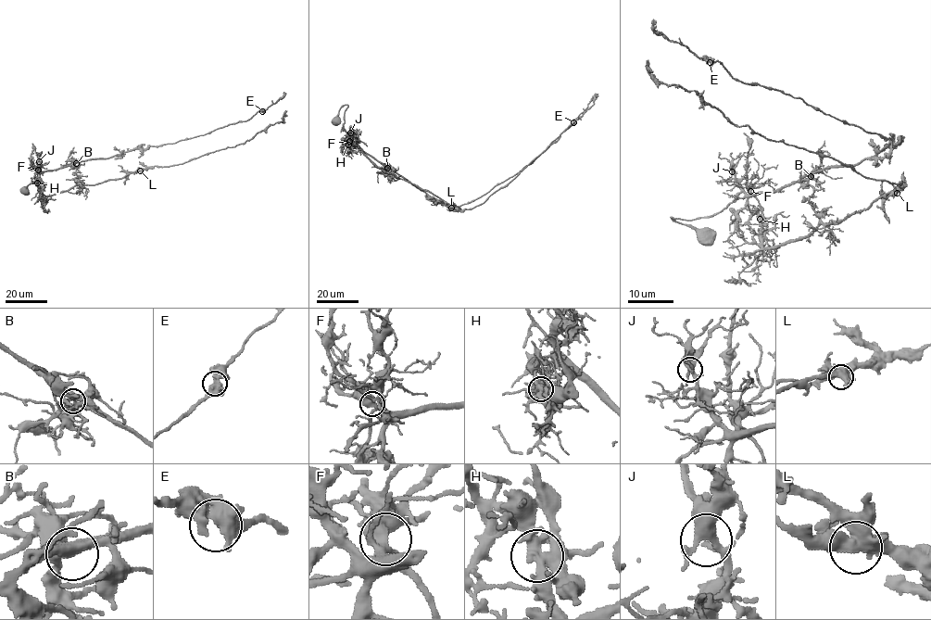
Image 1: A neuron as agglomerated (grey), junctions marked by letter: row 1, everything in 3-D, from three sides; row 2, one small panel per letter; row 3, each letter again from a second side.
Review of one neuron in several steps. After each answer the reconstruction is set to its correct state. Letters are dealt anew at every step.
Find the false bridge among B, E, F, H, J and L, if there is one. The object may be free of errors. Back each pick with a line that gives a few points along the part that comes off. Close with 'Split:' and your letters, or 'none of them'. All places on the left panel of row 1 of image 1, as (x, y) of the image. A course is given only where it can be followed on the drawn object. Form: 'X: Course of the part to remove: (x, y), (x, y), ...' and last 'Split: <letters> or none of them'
H: Course of the part to remove: (37, 183), (44, 195), (52, 196), (155, 166), (182, 164), (249, 141), (283, 121), (286, 111)
Split: H

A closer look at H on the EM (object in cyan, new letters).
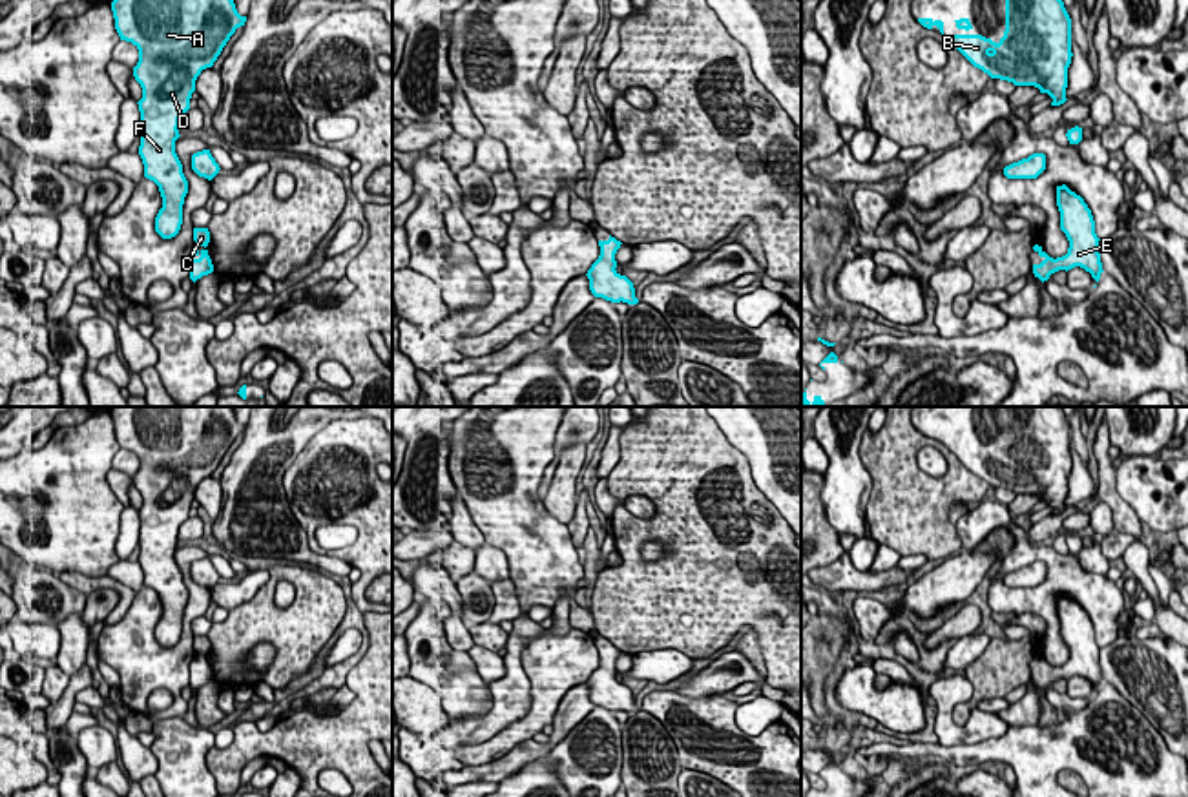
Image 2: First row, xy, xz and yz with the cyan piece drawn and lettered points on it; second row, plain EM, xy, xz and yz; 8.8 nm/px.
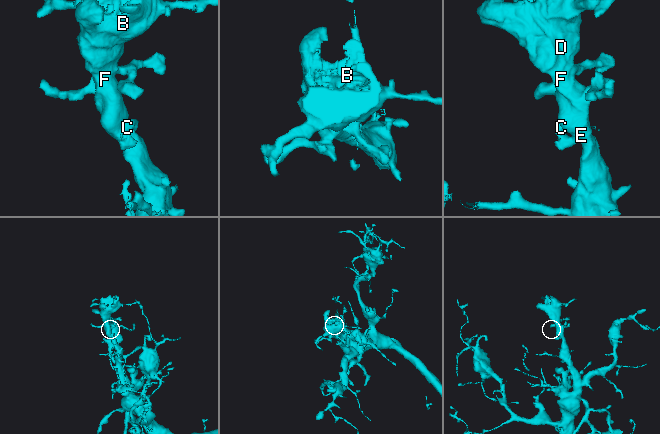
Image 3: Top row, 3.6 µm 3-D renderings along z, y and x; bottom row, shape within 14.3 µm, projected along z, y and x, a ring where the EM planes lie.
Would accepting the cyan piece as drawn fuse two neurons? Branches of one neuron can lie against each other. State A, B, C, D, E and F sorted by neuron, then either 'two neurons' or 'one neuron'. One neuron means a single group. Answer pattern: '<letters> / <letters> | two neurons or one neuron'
A B D E F / C | two neurons

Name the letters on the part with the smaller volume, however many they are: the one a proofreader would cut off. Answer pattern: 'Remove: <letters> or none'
Remove: C

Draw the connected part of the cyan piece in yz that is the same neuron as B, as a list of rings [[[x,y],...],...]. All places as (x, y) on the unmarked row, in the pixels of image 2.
[[[1006,407],[1006,440],[1000,450],[993,450],[982,443],[945,443],[943,430],[933,427],[918,427],[918,430],[933,438],[934,434],[940,441],[978,478],[987,481],[991,487],[1000,487],[1013,491],[1015,494],[1035,494],[1040,502],[1047,502],[1053,511],[1051,514],[1064,512],[1068,496],[1068,476],[1071,472],[1071,427],[1060,407]]]

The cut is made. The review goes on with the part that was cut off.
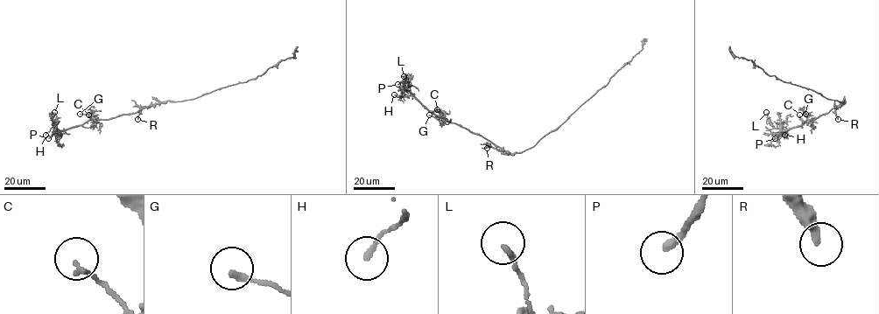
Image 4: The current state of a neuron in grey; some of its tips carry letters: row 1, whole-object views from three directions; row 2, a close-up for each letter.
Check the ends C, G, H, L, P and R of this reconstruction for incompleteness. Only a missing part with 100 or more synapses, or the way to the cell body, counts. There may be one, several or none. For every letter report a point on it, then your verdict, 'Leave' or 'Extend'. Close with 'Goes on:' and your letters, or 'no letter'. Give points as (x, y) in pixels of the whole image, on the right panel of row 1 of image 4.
C: Place: (799, 115). Leave
G: Place: (805, 114). Leave
H: Place: (784, 135). Leave
L: Place: (766, 112). Leave
P: Place: (775, 138). Extend
R: Place: (838, 119). Leave
Goes on: P

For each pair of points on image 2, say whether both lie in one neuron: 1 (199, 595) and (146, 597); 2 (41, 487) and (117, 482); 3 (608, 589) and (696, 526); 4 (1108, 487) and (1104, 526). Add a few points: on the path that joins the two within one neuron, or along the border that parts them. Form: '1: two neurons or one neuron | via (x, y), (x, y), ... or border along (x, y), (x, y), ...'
1: one neuron | via (187, 626), (176, 652), (159, 652), (146, 628)
2: two neurons | border along (110, 469), (110, 489), (125, 506)
3: one neuron | via (632, 589), (643, 589), (677, 555), (677, 549)
4: two neurons | border along (1099, 500), (1110, 509), (1112, 518)

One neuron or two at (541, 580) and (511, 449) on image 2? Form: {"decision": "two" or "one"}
{"decision": "one"}

